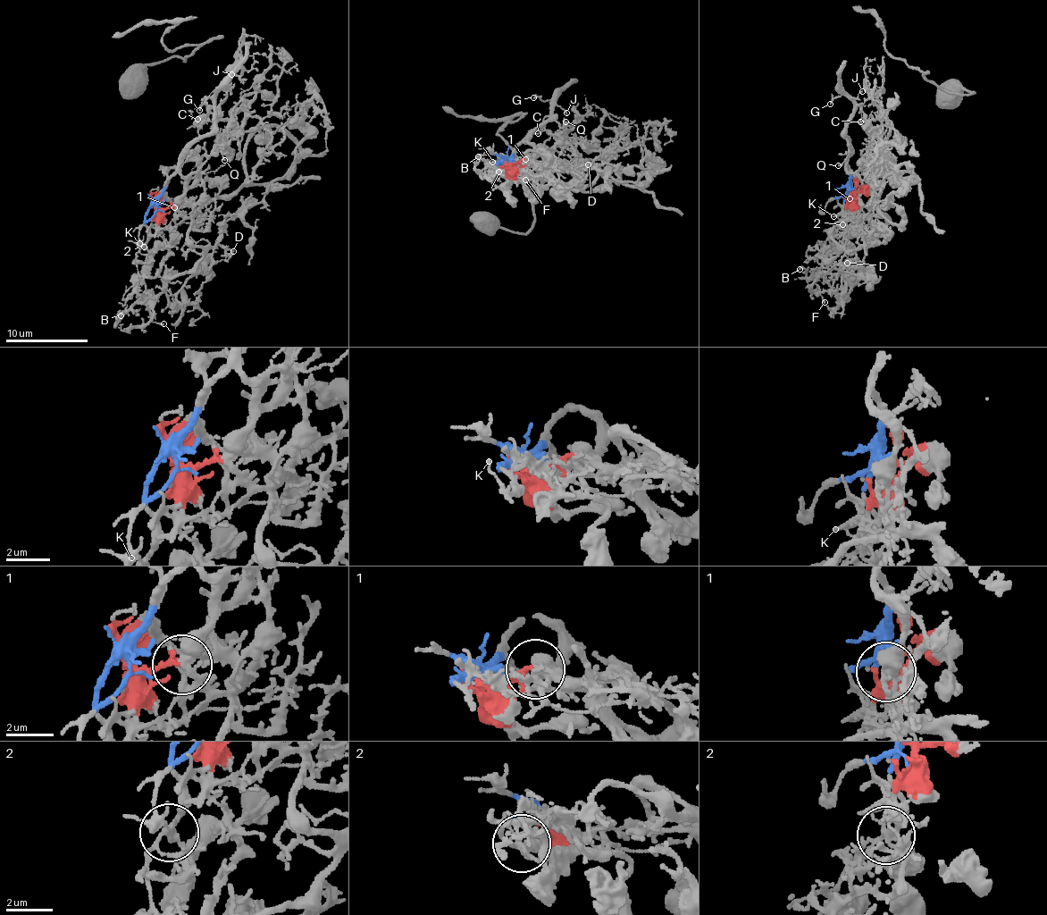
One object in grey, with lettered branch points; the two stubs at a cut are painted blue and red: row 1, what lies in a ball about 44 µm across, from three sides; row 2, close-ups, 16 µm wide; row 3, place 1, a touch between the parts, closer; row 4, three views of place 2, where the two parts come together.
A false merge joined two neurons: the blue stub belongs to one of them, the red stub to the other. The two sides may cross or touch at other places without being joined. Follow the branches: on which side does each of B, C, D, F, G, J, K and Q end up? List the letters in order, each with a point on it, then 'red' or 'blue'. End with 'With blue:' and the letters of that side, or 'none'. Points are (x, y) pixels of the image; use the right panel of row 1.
B: place (799, 269); red
C: place (860, 121); blue
D: place (847, 263); red
F: place (825, 302); red
G: place (830, 104); blue
J: place (862, 91); blue
K: place (833, 216); red
Q: place (838, 165); blue
With blue: C, G, J, Q

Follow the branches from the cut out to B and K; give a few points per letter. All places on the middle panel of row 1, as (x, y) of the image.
B: (506, 162), (523, 173), (522, 163), (523, 169), (512, 164), (480, 177), (474, 164), (478, 156)
K: (506, 162), (511, 168), (512, 164), (520, 171), (505, 175), (498, 170), (493, 161)

